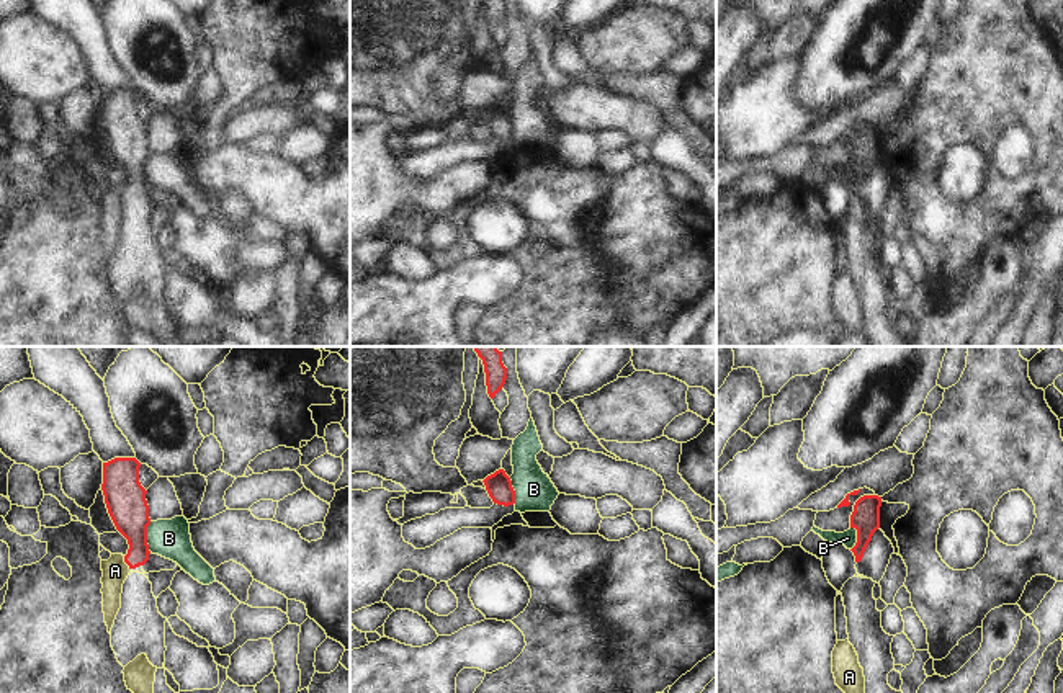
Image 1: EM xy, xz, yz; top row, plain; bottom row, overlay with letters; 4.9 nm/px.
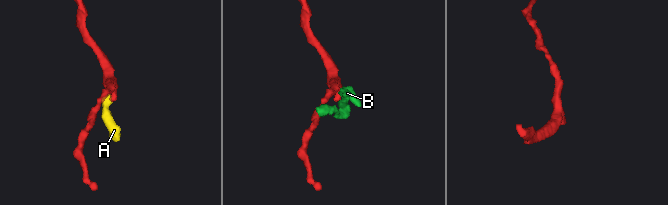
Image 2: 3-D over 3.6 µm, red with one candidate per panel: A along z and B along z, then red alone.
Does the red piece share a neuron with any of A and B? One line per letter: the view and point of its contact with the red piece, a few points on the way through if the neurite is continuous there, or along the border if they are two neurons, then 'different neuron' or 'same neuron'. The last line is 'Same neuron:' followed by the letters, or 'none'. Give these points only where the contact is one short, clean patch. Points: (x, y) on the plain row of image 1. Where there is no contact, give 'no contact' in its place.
A: meets red in xy at (125, 195); border along xy (123, 190), (123, 195), (131, 203); different neuron
B: meets red in xy at (146, 170); border along xy (151, 156), (148, 160), (149, 185); different neuron
Same neuron: none

